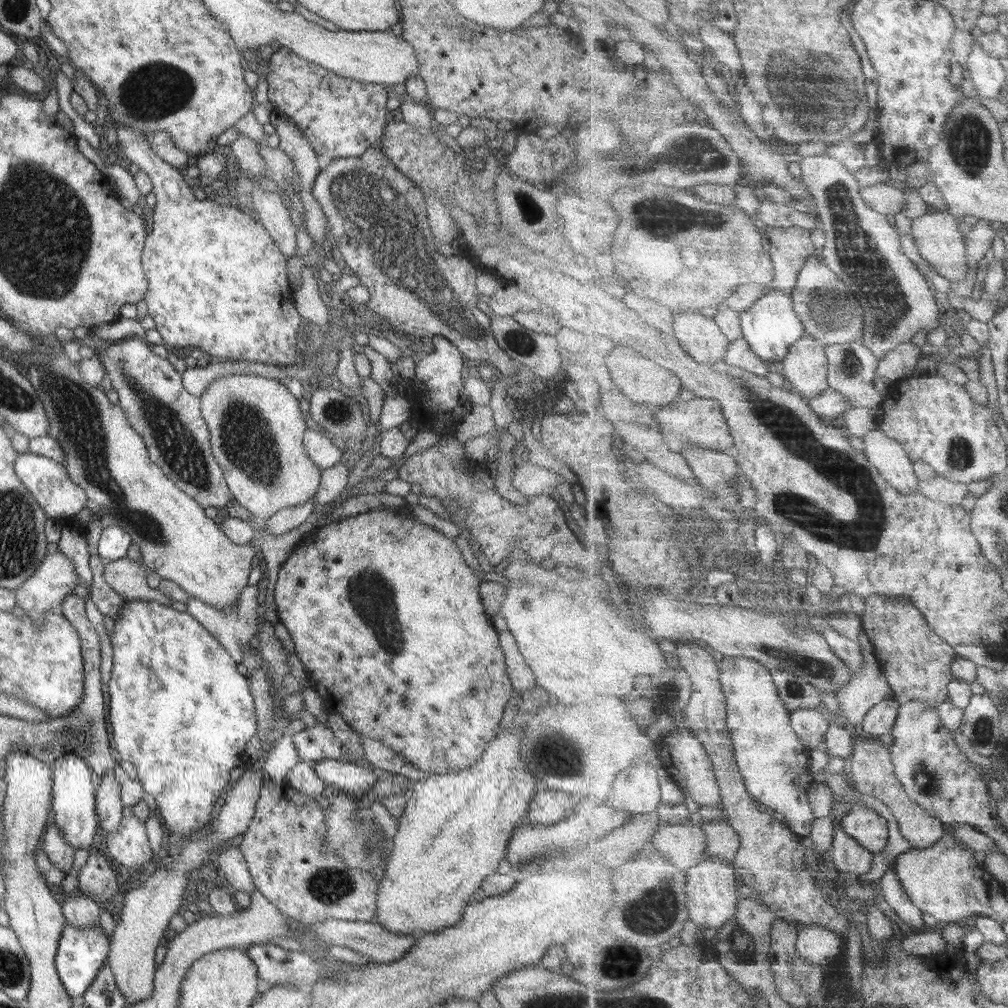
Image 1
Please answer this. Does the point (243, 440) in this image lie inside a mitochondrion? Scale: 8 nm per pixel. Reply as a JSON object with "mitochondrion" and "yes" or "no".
{"mitochondrion":"yes"}

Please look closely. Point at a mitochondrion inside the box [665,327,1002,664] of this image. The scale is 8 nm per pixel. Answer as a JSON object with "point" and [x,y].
{"point":[795,436]}

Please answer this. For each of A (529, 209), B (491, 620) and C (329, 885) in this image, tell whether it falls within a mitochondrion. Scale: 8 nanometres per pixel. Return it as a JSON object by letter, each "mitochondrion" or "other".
{"A":"other","B":"other","C":"mitochondrion"}

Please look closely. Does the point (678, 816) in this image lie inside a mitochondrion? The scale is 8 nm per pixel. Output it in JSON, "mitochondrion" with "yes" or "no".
{"mitochondrion":"no"}

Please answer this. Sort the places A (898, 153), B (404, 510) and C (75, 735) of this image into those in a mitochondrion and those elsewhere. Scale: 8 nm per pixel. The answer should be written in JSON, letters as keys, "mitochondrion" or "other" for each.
{"A":"other","B":"other","C":"mitochondrion"}

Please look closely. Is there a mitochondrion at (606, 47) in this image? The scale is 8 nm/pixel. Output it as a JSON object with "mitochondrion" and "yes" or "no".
{"mitochondrion":"no"}

